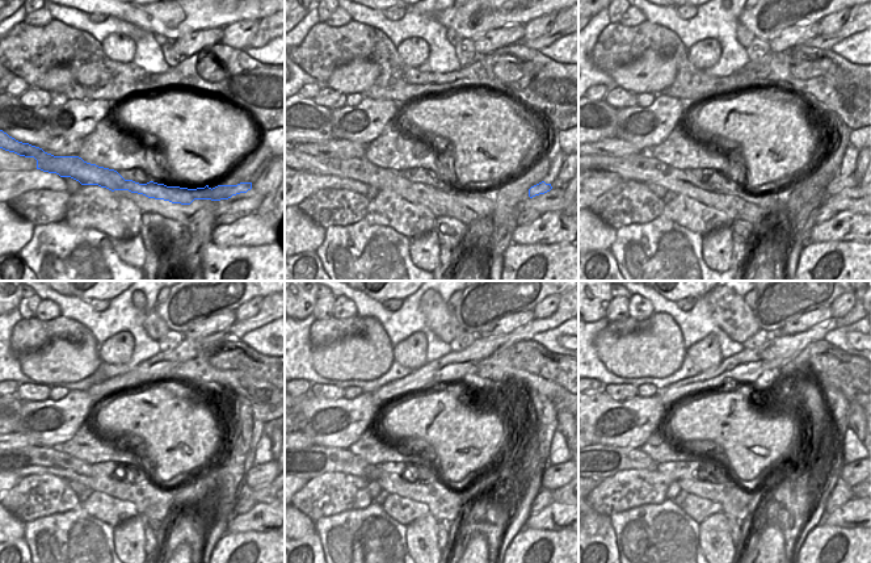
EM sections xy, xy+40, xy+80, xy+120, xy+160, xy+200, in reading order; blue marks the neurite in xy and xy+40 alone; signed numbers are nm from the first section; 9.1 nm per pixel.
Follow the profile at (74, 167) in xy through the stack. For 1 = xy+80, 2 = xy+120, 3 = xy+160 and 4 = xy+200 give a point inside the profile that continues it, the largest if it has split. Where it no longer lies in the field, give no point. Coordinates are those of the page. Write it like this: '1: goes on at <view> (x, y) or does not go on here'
1: goes on at xy+80 (838, 184)
2: goes on at xy+120 (257, 478)
3: goes on at xy+160 (551, 479)
4: goes on at xy+200 (845, 475)

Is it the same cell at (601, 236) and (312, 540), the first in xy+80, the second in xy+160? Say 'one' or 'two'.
two

